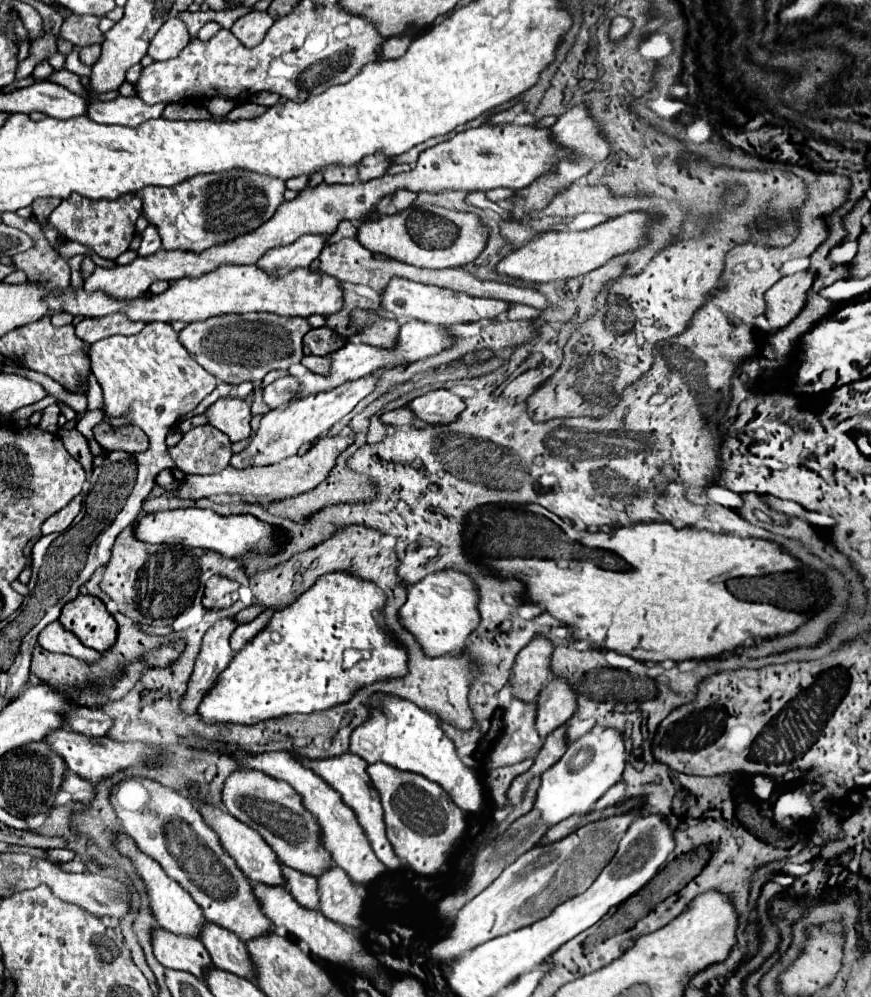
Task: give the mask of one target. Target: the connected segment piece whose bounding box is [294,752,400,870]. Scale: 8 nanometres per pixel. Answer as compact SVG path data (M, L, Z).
M350 752L340 754L340 756L332 756L332 758L320 758L320 760L310 760L310 758L302 758L302 756L294 756L294 758L300 760L300 762L302 762L306 768L310 768L312 772L316 772L318 776L322 776L322 780L324 780L330 788L334 788L334 790L340 794L342 802L344 802L348 808L354 810L354 814L356 814L356 818L358 818L358 824L362 826L362 830L364 830L364 834L366 834L366 838L368 838L368 842L370 842L374 854L378 856L378 860L380 860L386 868L390 868L390 870L400 868L400 858L394 854L394 850L392 850L392 846L390 846L390 842L388 842L388 838L386 838L384 818L382 818L384 812L382 812L382 806L380 806L380 796L378 796L378 792L372 788L372 782L370 782L370 778L368 778L368 774L366 774L366 766L368 766L368 764L366 764L360 756L354 756L354 754L350 754Z

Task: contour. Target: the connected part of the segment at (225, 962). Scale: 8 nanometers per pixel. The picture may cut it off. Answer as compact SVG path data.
M204 922L200 928L200 940L210 952L214 966L230 970L242 978L254 978L246 944L234 932L220 928L214 922Z

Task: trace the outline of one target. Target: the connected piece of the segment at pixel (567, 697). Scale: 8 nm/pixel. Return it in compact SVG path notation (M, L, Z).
M550 678L536 700L536 730L542 738L566 724L576 710L576 696L564 678Z

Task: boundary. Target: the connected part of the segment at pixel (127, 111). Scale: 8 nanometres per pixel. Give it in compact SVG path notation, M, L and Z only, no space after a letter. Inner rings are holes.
M118 96L110 102L94 100L88 106L88 116L98 124L122 124L122 126L140 126L150 118L160 118L166 104L142 104L136 96L124 98Z

